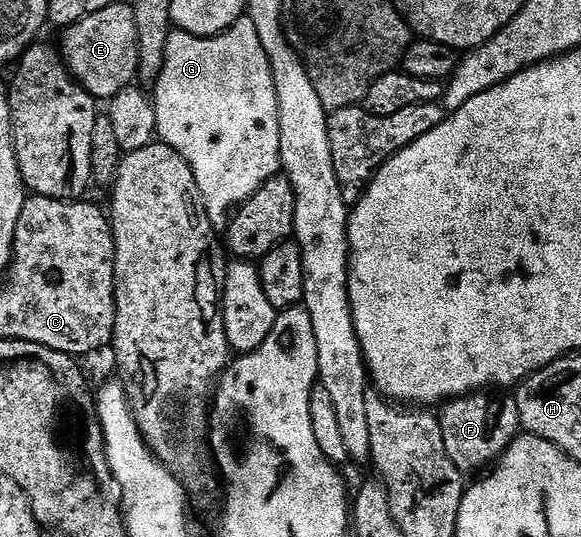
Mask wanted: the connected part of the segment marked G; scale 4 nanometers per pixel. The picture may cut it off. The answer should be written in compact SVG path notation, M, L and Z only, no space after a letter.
M243 16L214 38L200 38L174 29L167 40L163 72L157 77L155 89L157 91L152 91L151 97L157 117L157 138L187 160L205 201L207 220L211 220L218 232L224 232L229 229L231 211L252 198L269 178L278 177L281 170L275 80L271 76L267 52L263 52L263 44L259 44L255 24Z

